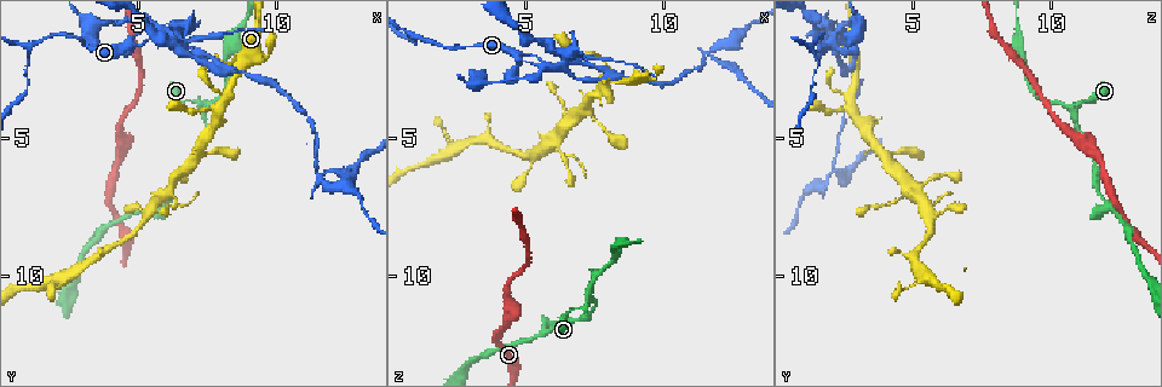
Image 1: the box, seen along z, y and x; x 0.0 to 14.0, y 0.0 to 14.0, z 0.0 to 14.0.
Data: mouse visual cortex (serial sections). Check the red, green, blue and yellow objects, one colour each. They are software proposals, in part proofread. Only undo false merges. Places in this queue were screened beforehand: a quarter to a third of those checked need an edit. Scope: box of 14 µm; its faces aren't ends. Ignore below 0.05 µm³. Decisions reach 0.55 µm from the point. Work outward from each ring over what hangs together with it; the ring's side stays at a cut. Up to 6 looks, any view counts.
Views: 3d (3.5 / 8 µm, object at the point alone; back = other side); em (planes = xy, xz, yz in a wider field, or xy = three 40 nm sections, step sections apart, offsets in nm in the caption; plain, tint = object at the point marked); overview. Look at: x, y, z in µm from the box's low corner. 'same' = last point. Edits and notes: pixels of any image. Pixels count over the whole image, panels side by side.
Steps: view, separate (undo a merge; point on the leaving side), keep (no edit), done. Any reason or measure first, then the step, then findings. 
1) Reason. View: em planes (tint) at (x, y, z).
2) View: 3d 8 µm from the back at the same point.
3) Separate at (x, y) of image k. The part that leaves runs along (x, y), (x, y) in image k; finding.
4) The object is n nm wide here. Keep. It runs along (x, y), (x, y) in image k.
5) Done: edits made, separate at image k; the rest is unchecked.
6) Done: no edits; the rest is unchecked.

Branch point. View: 3d 3.5 µm at (7.3, 3.9, 10.9).

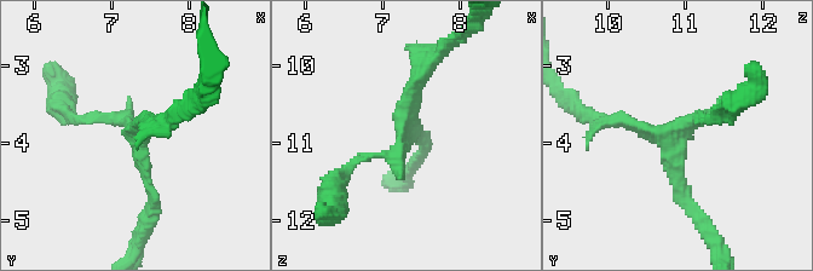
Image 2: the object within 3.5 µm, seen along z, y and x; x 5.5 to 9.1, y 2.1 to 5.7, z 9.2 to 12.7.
View: em xy step 5 (tint) at (7.25, 3.90, 10.80).

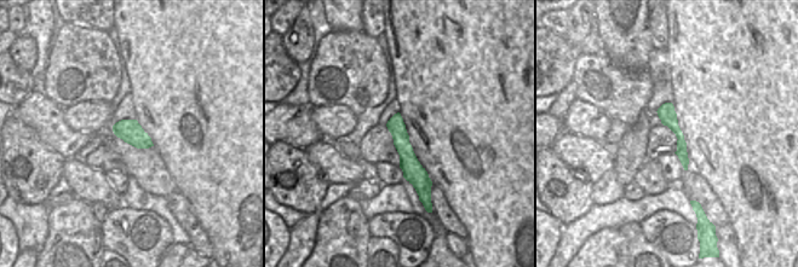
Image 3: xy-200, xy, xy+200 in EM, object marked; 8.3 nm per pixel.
Keep. It runs along (78, 117), (130, 125), (151, 203) in image 2; continuous, no second cell.

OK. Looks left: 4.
Sharp bend. View: 3d 3.5 µm at (5.7, 7.5, 12.1).

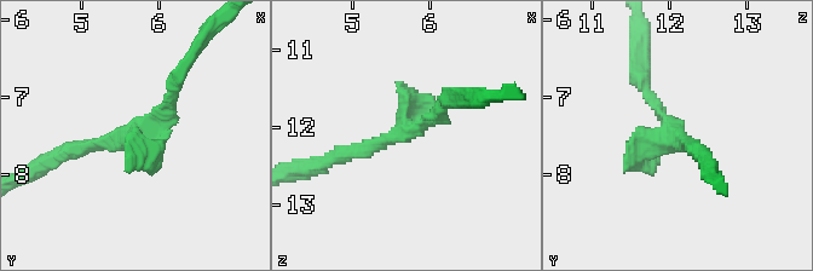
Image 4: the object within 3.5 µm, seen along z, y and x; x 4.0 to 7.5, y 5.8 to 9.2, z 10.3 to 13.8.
Shape alone is not enough. View: em xy step 1 (tint) at (5.70, 7.45, 12.05).

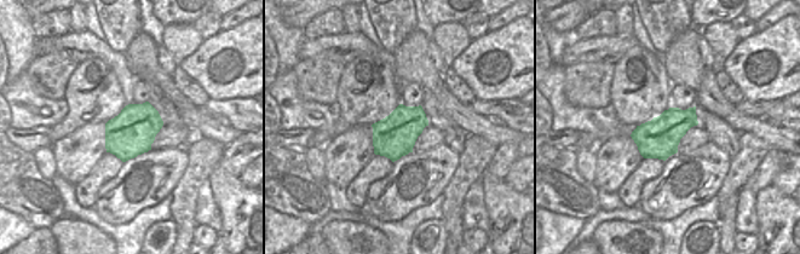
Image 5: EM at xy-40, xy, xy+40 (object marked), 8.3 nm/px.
Cut it another way. View: em xy step 5 (tint) at the same point.

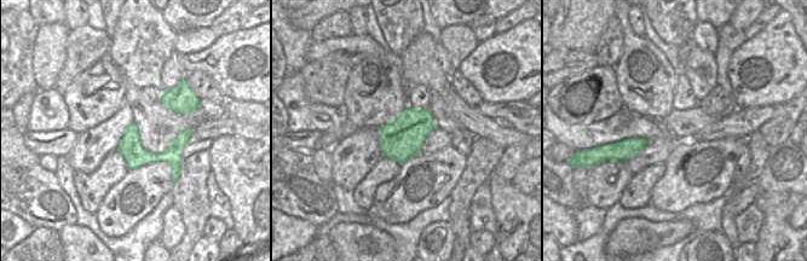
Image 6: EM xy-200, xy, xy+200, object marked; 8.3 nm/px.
Keep. It runs along (176, 80), (153, 125), (63, 155) in image 4; all the same cell.

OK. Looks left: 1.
Done: no edits; the rest is unchecked.

